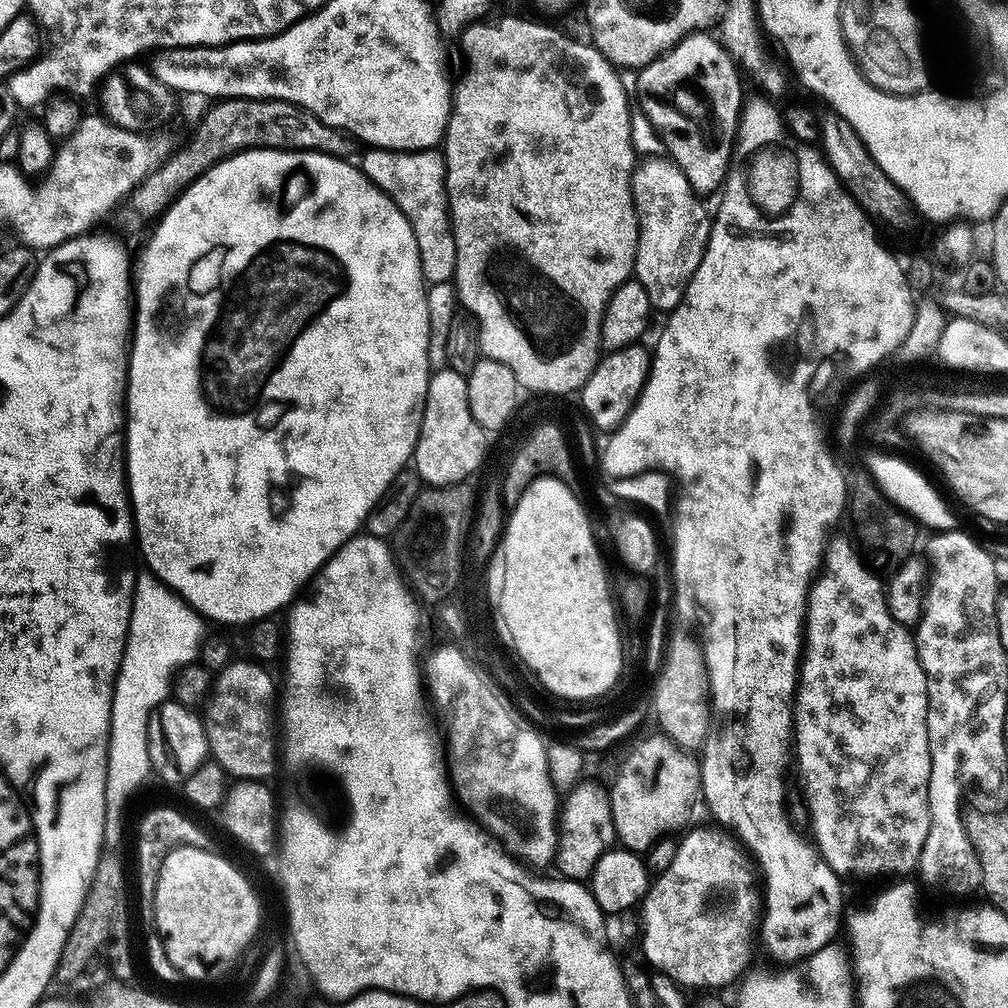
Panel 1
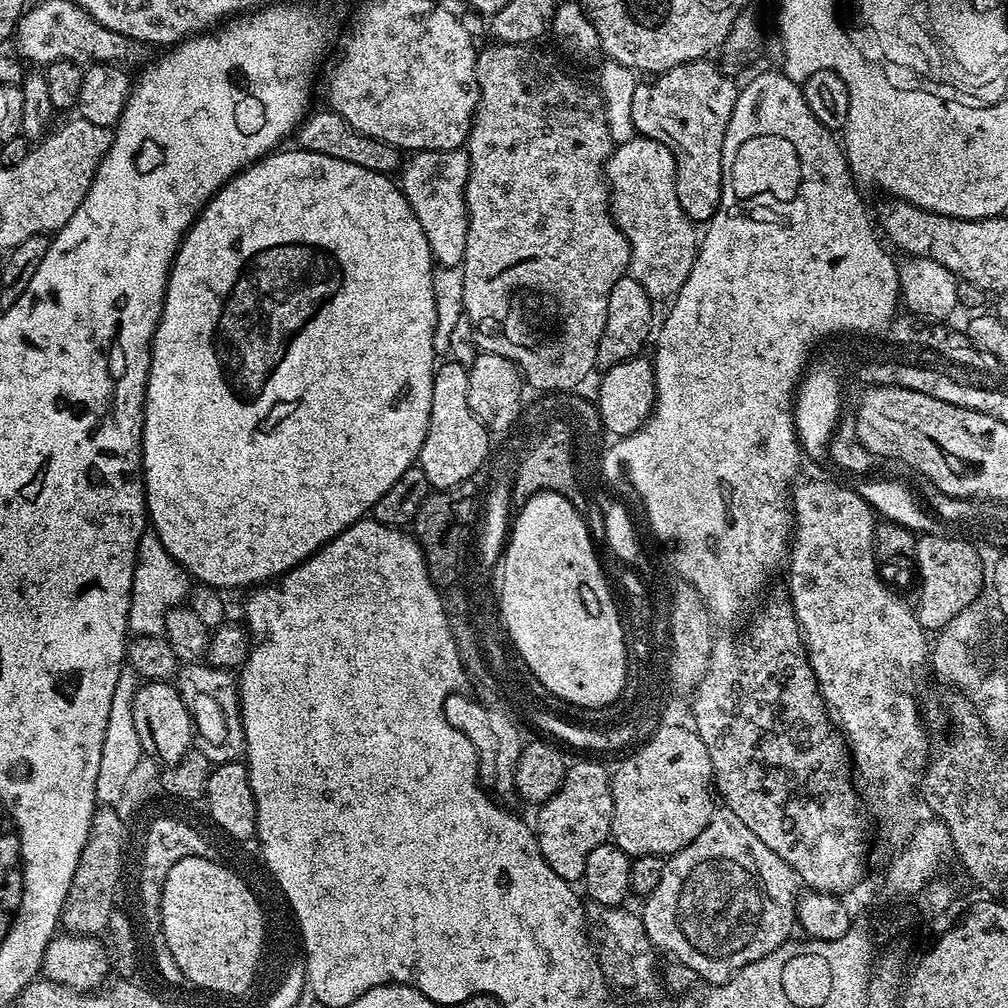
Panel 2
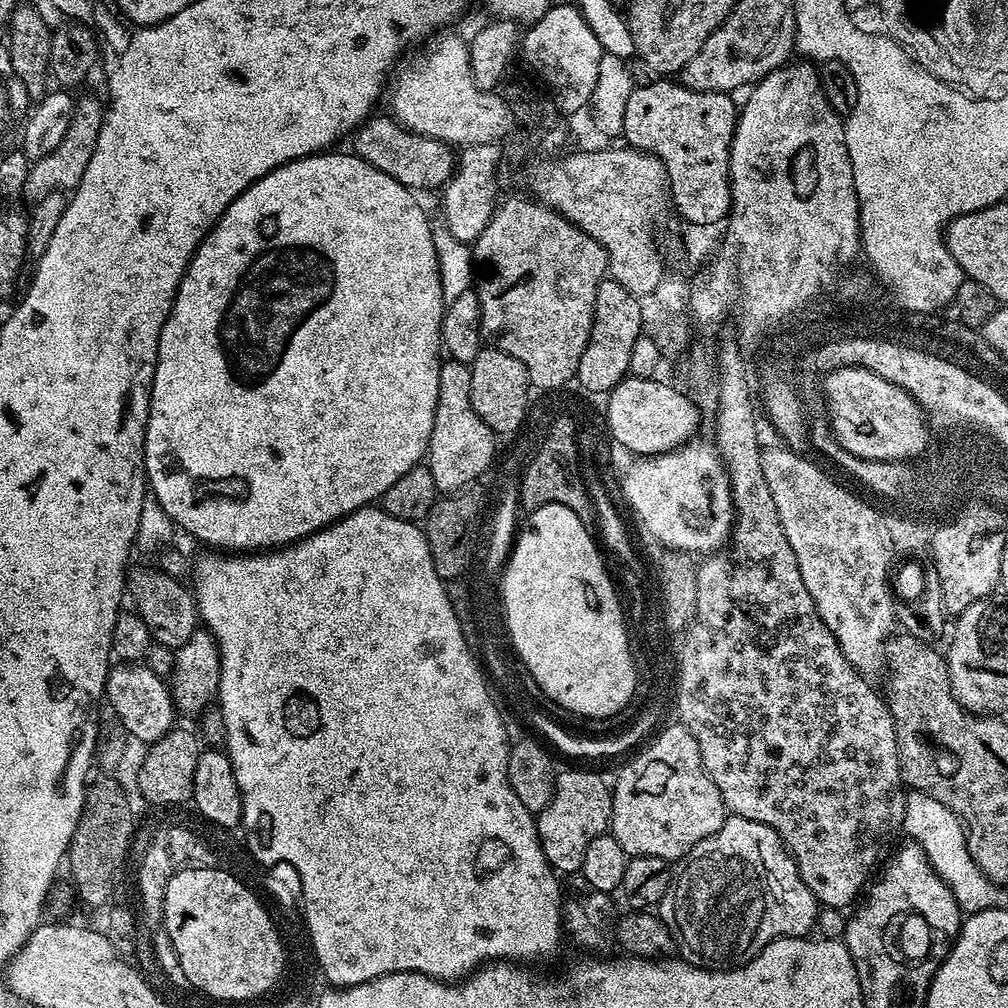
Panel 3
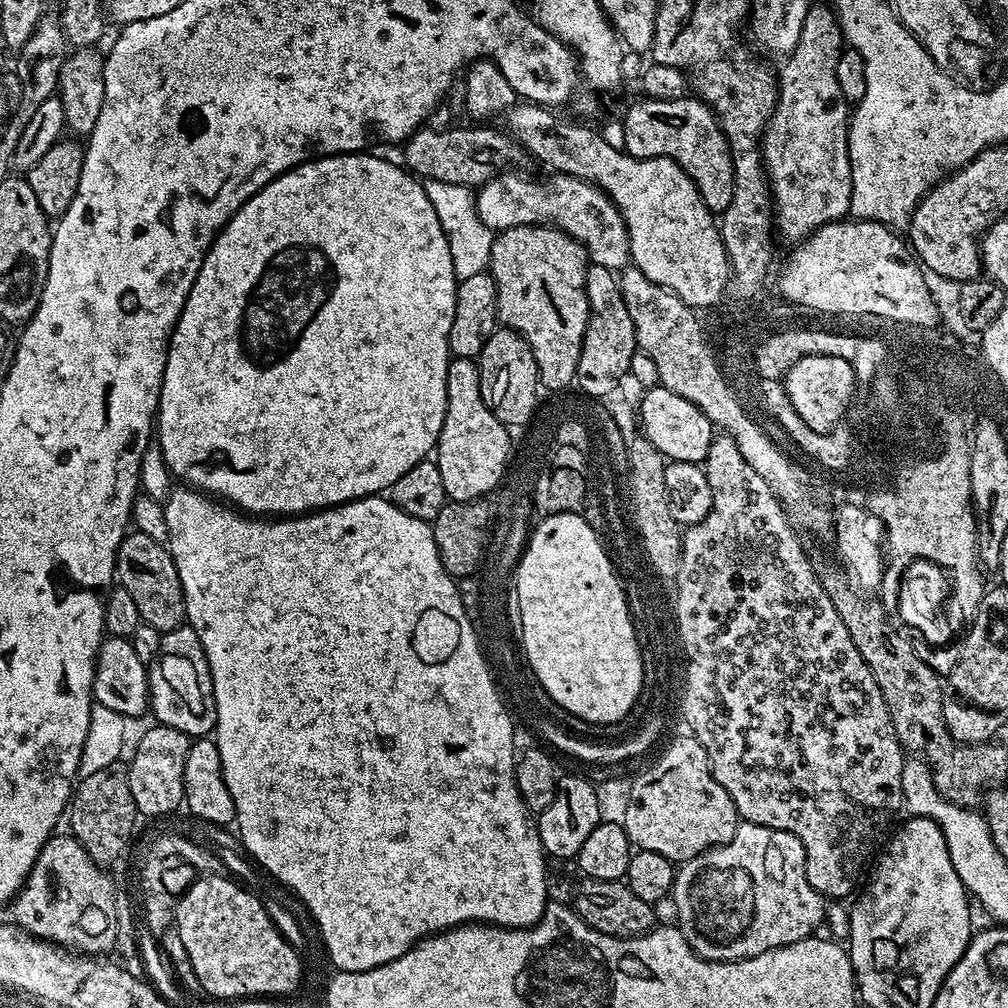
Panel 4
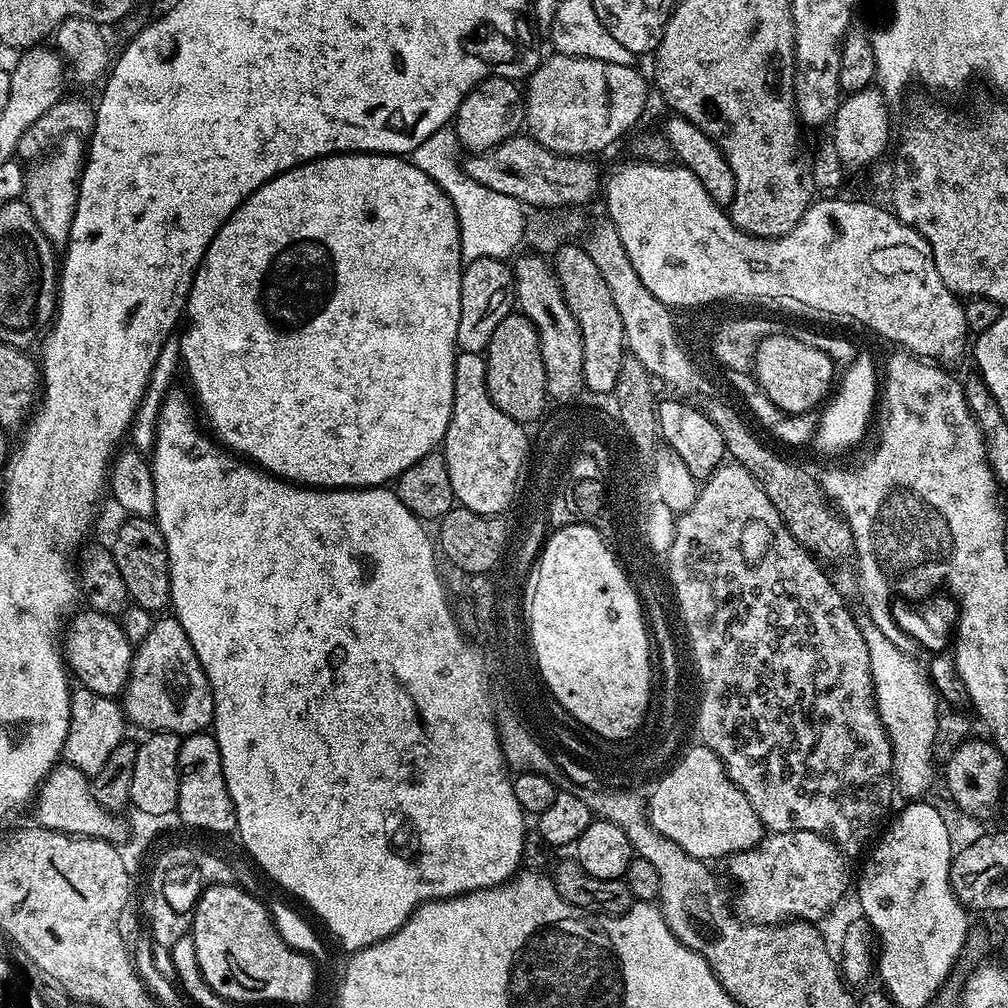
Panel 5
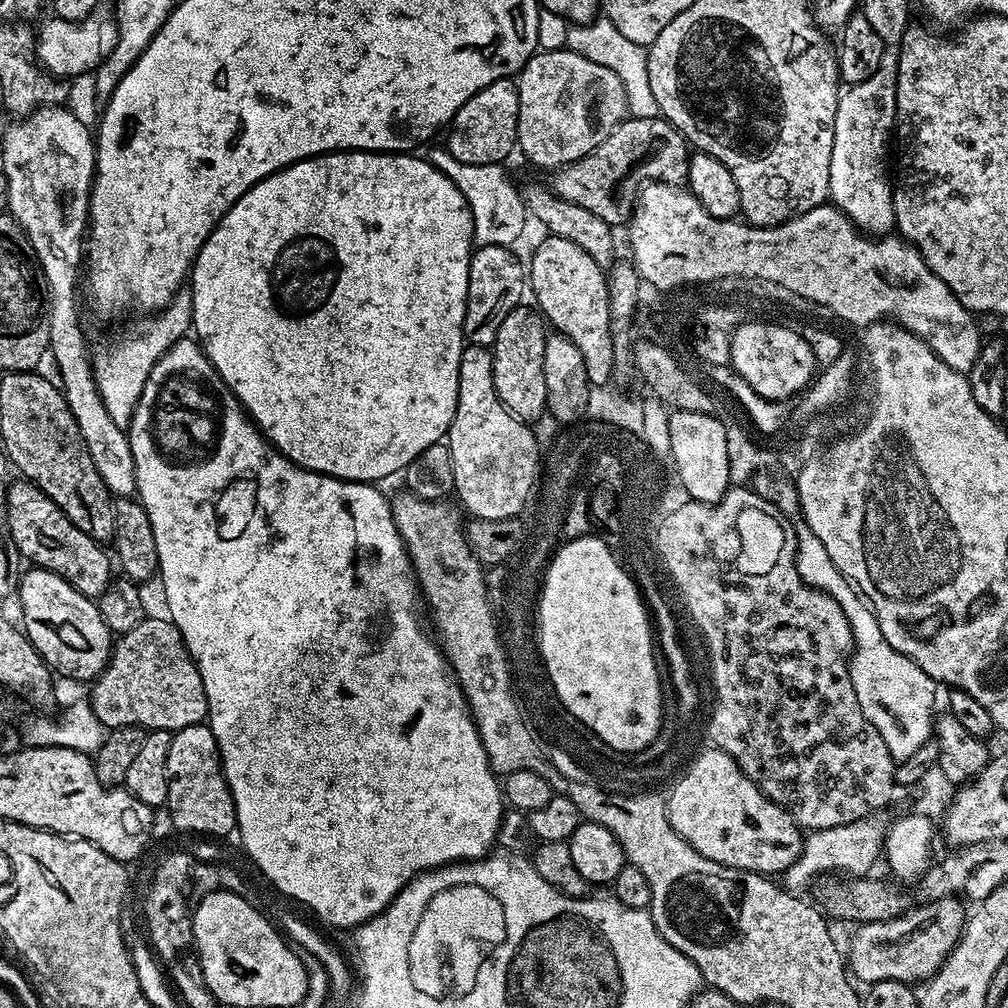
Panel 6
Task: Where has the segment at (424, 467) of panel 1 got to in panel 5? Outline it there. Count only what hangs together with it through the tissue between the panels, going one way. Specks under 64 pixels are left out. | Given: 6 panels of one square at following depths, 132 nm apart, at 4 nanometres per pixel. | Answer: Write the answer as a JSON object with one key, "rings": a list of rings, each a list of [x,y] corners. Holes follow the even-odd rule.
{"rings":[[[460,352],[454,362],[454,398],[452,399],[452,417],[448,423],[448,429],[442,441],[442,451],[444,461],[446,462],[446,470],[450,470],[450,486],[454,486],[454,494],[456,495],[459,507],[466,504],[472,504],[472,510],[479,512],[496,512],[496,508],[504,508],[504,500],[508,500],[508,495],[512,492],[512,477],[516,476],[516,471],[520,469],[521,456],[530,449],[526,428],[519,424],[514,418],[510,418],[506,414],[502,414],[502,410],[498,410],[498,406],[494,406],[494,402],[488,393],[486,386],[486,366],[487,359],[478,352]]]}

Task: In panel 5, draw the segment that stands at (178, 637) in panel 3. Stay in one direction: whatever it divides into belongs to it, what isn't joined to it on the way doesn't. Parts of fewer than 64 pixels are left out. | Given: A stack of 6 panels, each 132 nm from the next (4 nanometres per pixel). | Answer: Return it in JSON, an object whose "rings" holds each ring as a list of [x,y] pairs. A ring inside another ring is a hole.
{"rings":[[[128,518],[116,532],[110,543],[114,562],[118,562],[118,571],[126,582],[128,599],[133,605],[153,614],[160,614],[169,607],[172,598],[170,570],[168,569],[168,551],[164,535],[152,518]]]}

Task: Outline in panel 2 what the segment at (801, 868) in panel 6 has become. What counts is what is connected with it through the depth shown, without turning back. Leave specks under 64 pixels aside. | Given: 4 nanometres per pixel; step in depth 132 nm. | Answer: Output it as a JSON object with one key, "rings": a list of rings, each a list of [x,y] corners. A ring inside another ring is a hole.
{"rings":[[[720,810],[690,846],[667,857],[662,882],[658,882],[657,889],[643,901],[642,919],[653,948],[661,953],[669,952],[674,959],[680,960],[676,962],[689,968],[697,977],[705,976],[713,985],[722,984],[750,962],[758,962],[758,958],[788,943],[793,935],[792,927],[795,929],[798,924],[796,888],[798,881],[791,866],[774,854],[774,850],[770,850],[742,818]]]}

